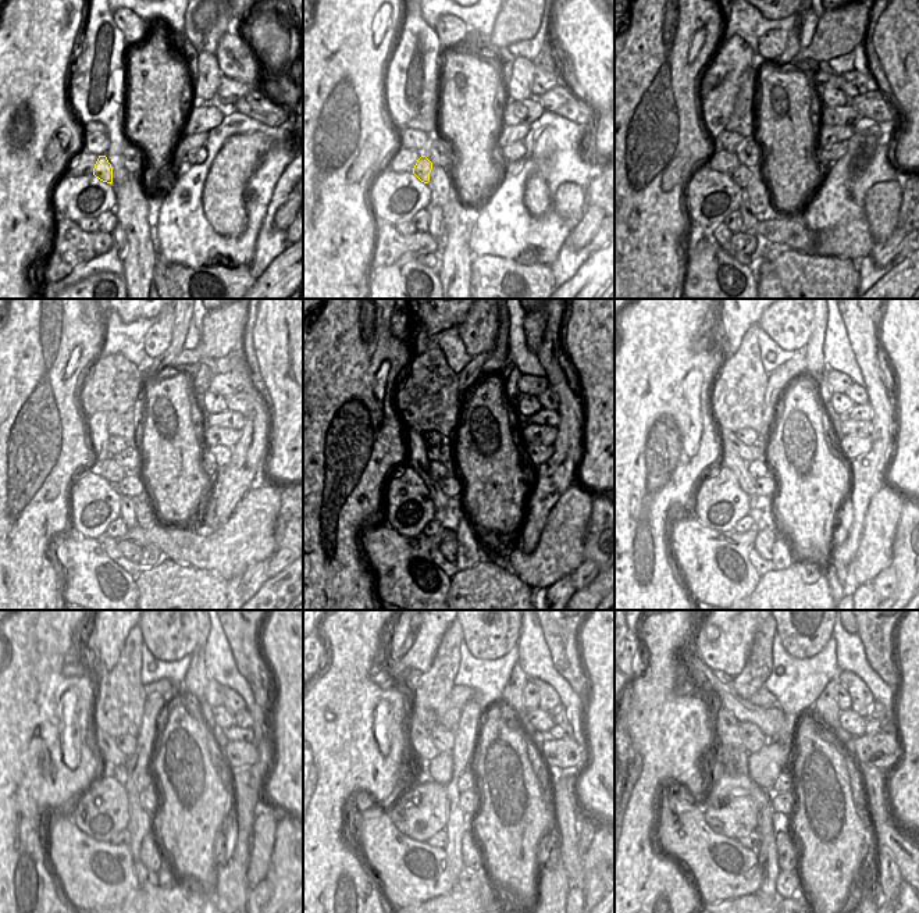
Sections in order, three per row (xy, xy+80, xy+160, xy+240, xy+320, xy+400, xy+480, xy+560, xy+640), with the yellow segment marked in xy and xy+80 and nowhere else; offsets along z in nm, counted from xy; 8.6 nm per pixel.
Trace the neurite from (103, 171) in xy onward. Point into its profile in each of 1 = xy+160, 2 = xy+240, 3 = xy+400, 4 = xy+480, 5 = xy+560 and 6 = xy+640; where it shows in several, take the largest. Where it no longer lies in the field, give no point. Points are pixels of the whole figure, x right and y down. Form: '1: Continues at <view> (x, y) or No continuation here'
1: Continues at xy+160 (744, 174)
2: Continues at xy+240 (134, 485)
3: Continues at xy+400 (768, 487)
4: Continues at xy+480 (150, 801)
5: Continues at xy+560 (470, 802)
6: Continues at xy+640 (784, 803).

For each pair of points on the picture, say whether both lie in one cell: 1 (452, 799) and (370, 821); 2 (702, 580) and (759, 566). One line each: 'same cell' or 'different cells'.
1: different cells
2: different cells

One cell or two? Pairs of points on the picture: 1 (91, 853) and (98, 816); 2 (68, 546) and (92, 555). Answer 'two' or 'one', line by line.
1: two
2: one

